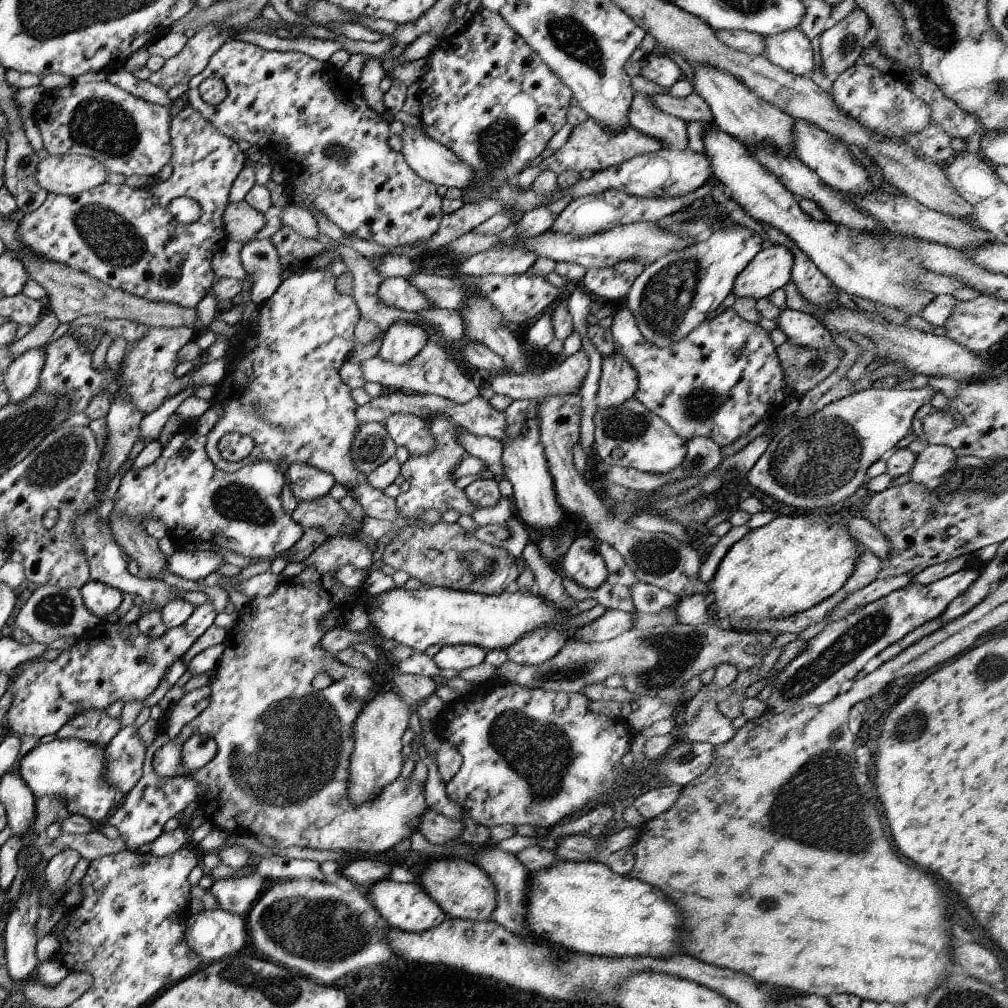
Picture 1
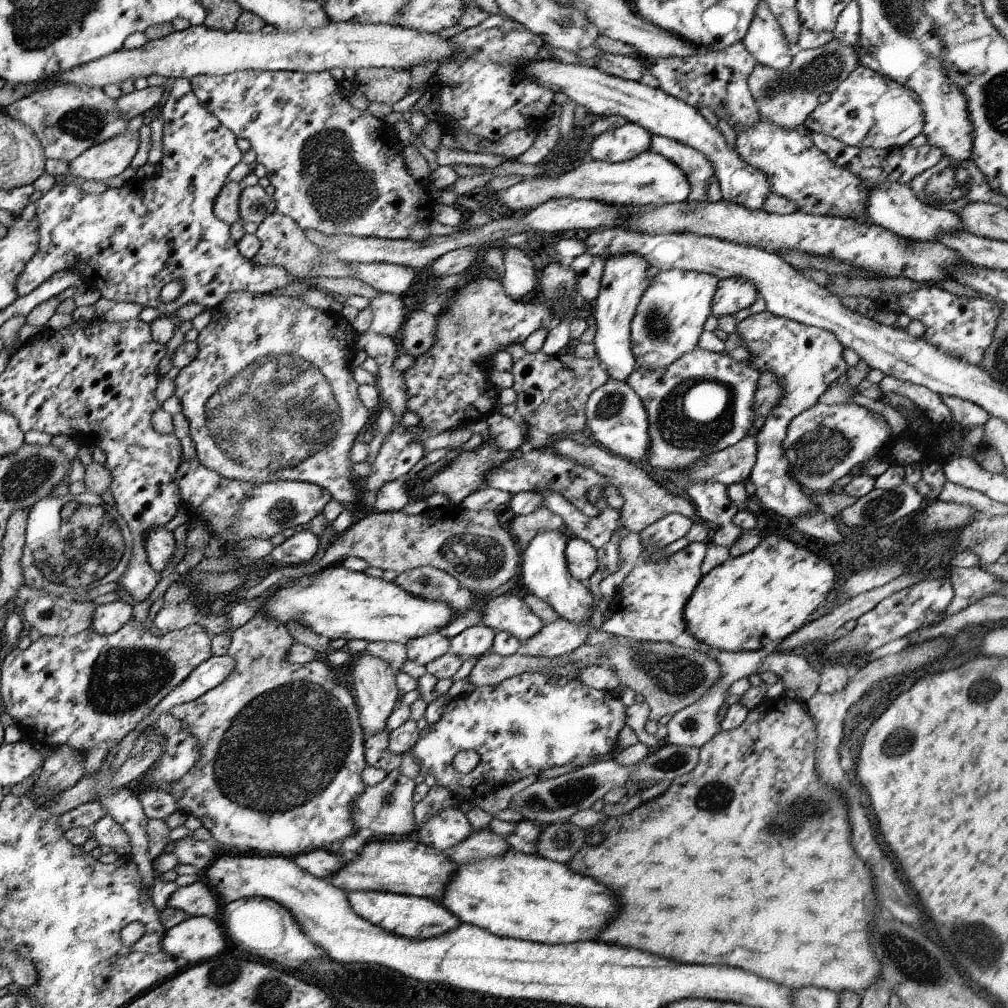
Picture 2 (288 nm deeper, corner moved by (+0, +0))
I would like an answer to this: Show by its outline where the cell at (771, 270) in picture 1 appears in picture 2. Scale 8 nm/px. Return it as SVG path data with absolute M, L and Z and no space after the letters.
M741 278L719 280L715 296L711 300L711 316L741 316L757 300L757 288Z

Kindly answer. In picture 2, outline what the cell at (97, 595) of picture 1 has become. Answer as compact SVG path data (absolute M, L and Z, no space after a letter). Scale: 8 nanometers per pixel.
M113 602L113 604L97 606L95 614L93 614L91 630L97 632L97 634L101 634L101 636L115 634L121 626L125 626L127 622L133 620L131 608L133 606L127 604L127 602Z

